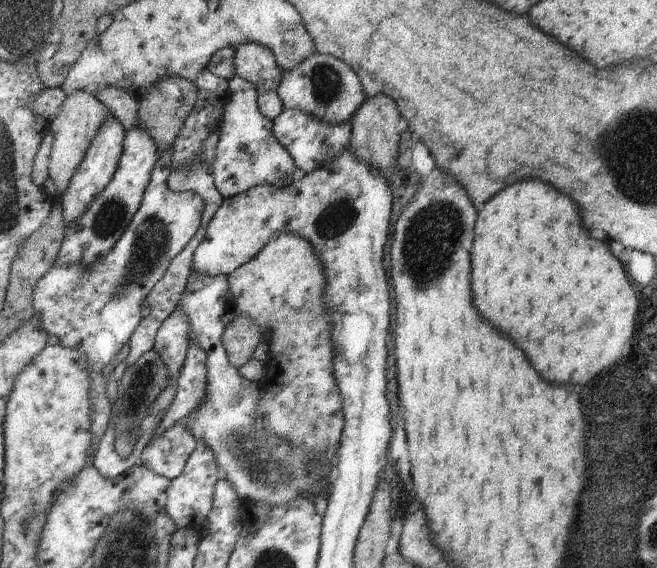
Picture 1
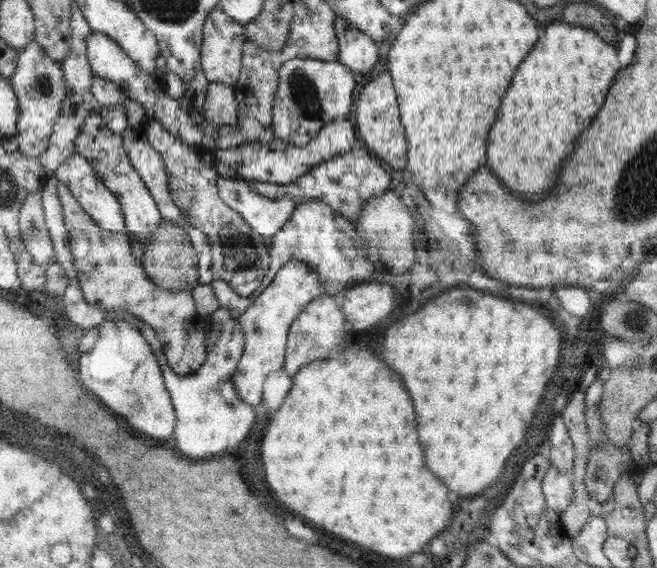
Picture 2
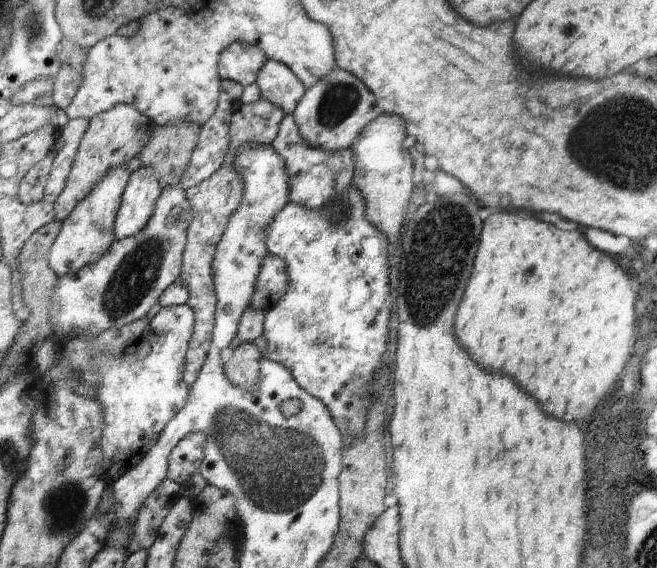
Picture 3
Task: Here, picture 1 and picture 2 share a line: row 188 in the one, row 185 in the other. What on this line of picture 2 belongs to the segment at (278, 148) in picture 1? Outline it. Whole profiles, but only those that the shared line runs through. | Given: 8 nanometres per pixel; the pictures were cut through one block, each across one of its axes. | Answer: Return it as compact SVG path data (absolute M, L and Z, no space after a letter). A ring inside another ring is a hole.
M219 176L217 180L219 197L262 237L273 237L292 216L296 206L291 196L270 200L260 196L246 178Z

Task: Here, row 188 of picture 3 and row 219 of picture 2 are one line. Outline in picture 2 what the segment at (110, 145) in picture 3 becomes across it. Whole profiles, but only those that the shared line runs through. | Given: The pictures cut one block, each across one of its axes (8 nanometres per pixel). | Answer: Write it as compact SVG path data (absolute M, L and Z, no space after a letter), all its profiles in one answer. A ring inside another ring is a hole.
M63 183L57 184L57 197L62 205L64 224L68 230L69 247L74 258L74 268L86 303L104 310L119 310L138 317L149 324L156 333L156 338L162 343L164 354L170 368L180 376L202 368L206 360L204 318L198 314L190 291L166 290L156 286L145 273L143 265L132 253L131 239L126 232L110 232L100 228L89 214L78 204L71 190Z

